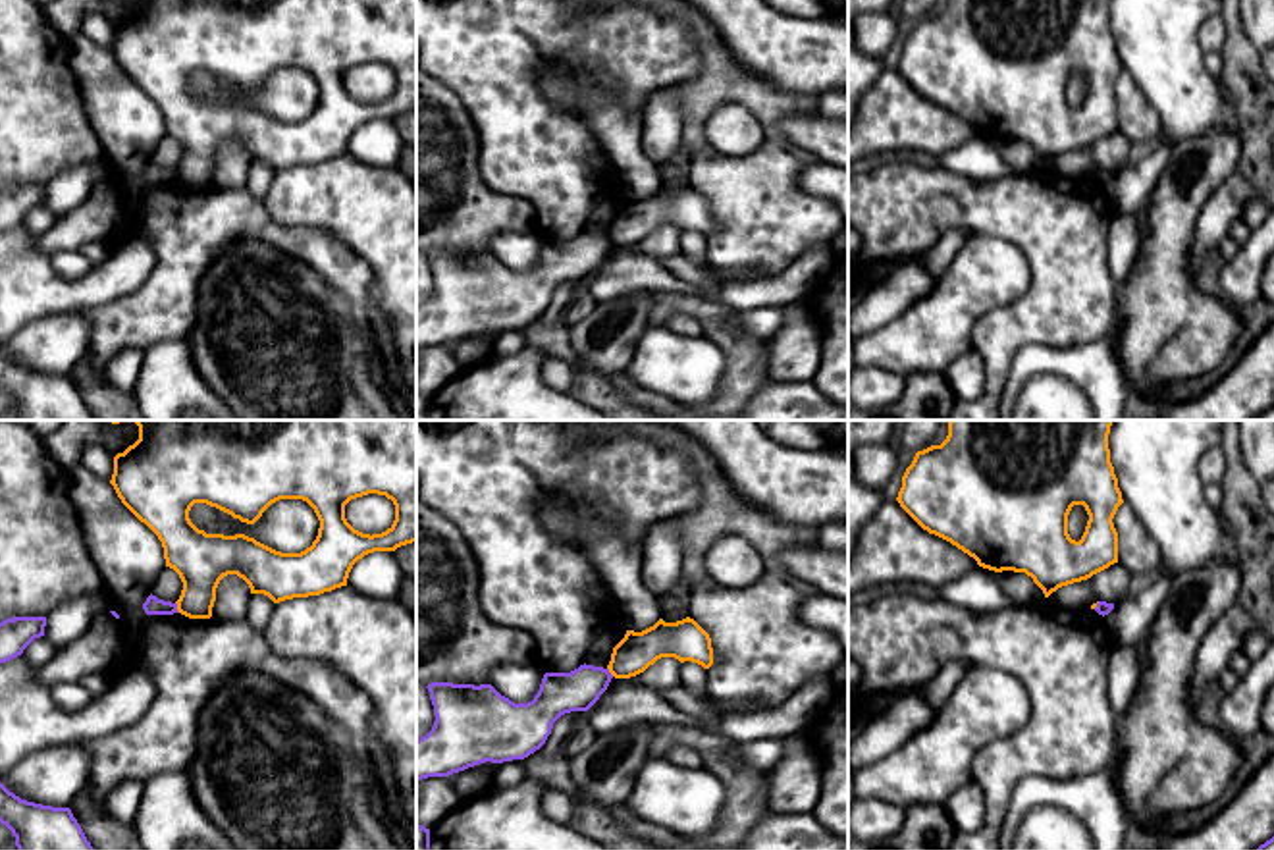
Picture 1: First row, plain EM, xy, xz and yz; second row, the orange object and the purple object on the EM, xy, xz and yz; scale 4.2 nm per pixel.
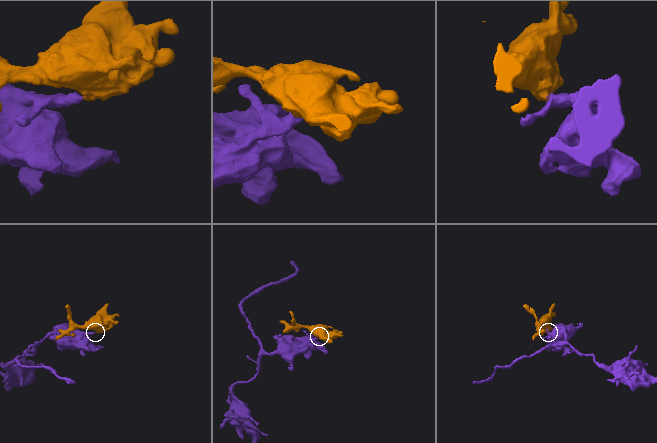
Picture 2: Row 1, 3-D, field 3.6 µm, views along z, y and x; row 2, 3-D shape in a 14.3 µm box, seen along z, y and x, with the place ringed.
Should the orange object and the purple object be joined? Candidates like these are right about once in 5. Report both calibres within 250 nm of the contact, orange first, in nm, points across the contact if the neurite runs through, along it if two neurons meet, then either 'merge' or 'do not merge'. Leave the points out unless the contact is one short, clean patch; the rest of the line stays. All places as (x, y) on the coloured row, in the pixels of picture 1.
calibres 220 and 80 nm; border xy (176, 602), (180, 611); do not merge

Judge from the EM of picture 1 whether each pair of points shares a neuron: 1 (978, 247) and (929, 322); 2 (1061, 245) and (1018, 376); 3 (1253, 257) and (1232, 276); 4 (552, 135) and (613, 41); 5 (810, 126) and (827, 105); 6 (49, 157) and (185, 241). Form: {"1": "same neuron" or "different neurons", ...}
{"1": "same neuron", "2": "different neurons", "3": "same neuron", "4": "same neuron", "5": "different neurons", "6": "different neurons"}

